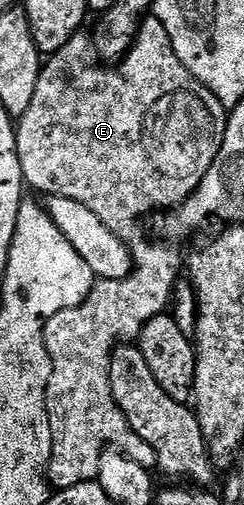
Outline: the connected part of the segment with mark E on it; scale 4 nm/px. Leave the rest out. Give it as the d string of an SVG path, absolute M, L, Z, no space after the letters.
M153 17L143 18L142 24L138 26L138 34L134 36L134 44L130 46L129 51L122 56L117 65L110 65L105 71L102 67L86 67L78 75L78 80L74 83L74 88L66 95L66 54L65 50L57 51L54 55L49 56L41 64L39 80L36 82L36 91L33 94L32 101L29 102L28 111L17 120L16 123L16 145L18 146L18 160L20 161L20 169L22 170L22 178L27 188L35 187L38 191L43 191L43 196L59 195L64 198L71 198L72 201L78 201L85 208L90 209L92 213L96 213L100 217L100 221L104 223L120 239L130 250L133 259L133 271L130 275L122 280L106 280L98 279L93 289L88 293L88 297L80 305L64 309L60 313L56 313L56 317L52 317L46 322L44 329L44 341L46 348L50 354L52 361L52 377L48 381L48 389L46 390L46 404L48 405L48 421L52 425L52 457L50 458L50 466L48 468L48 479L55 488L61 489L71 487L72 485L80 485L88 483L98 478L98 470L100 469L100 457L103 451L114 448L123 451L128 458L136 461L136 465L144 465L148 469L157 468L156 449L152 449L152 445L148 445L148 441L144 441L144 437L140 437L140 433L136 433L132 429L132 425L128 425L128 421L124 417L124 413L120 413L120 409L116 405L116 401L112 397L112 385L110 384L110 353L114 350L115 341L134 341L142 332L142 326L148 321L152 321L152 317L163 314L171 306L174 298L174 289L180 282L180 276L184 271L184 255L177 251L177 246L171 245L166 241L153 241L146 236L146 231L142 228L142 218L145 215L153 216L155 213L166 213L171 209L181 207L182 203L189 197L191 193L200 185L200 181L204 181L204 177L208 173L208 169L212 169L212 165L216 161L216 157L220 153L220 145L224 141L224 133L226 132L226 120L228 118L227 108L222 106L222 102L209 91L204 85L200 85L200 81L196 81L196 77L192 77L192 73L188 73L188 69L184 69L184 65L176 57L176 49L172 49L172 37L168 37L168 29L164 29L164 25L160 25L160 21Z

